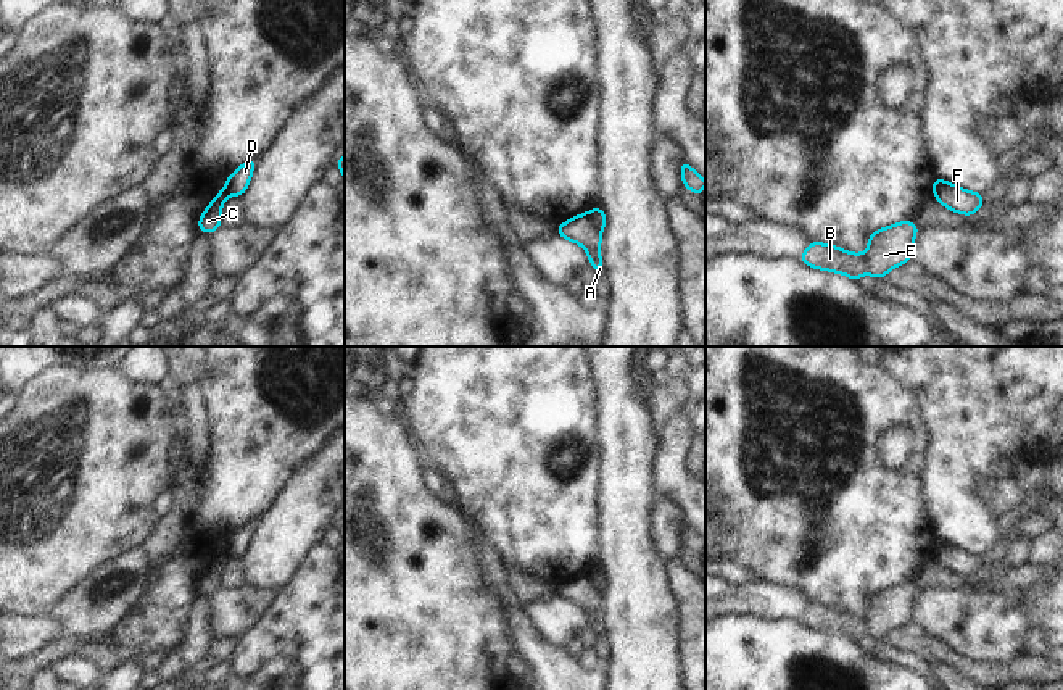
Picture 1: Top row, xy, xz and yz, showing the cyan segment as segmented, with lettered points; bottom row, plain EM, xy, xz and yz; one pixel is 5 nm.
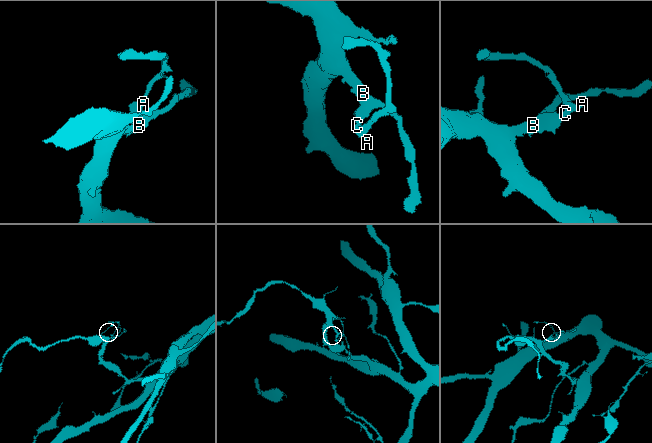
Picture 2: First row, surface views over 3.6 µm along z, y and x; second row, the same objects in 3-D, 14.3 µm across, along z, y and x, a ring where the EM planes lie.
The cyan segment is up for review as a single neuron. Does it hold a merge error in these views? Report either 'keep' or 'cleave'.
cleave

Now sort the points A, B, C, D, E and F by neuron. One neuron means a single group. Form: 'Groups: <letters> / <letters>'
Groups: A B C E F / D.

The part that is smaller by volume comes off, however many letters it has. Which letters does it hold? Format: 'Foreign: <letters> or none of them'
Foreign: D.

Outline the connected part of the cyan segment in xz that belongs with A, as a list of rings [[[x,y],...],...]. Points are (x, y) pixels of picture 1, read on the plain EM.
[[[588,574],[573,577],[567,584],[556,587],[556,593],[586,611],[594,634],[604,632],[601,624],[601,593],[591,585]]]

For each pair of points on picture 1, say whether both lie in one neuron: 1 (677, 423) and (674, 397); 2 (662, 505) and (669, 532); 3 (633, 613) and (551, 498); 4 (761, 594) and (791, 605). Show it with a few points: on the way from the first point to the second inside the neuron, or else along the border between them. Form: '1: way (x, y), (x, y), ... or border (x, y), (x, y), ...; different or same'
1: border (678, 408), (665, 421), (659, 439); different
2: way (664, 511), (665, 526); same
3: border (596, 524), (598, 565); different
4: way (769, 600), (783, 602); same

